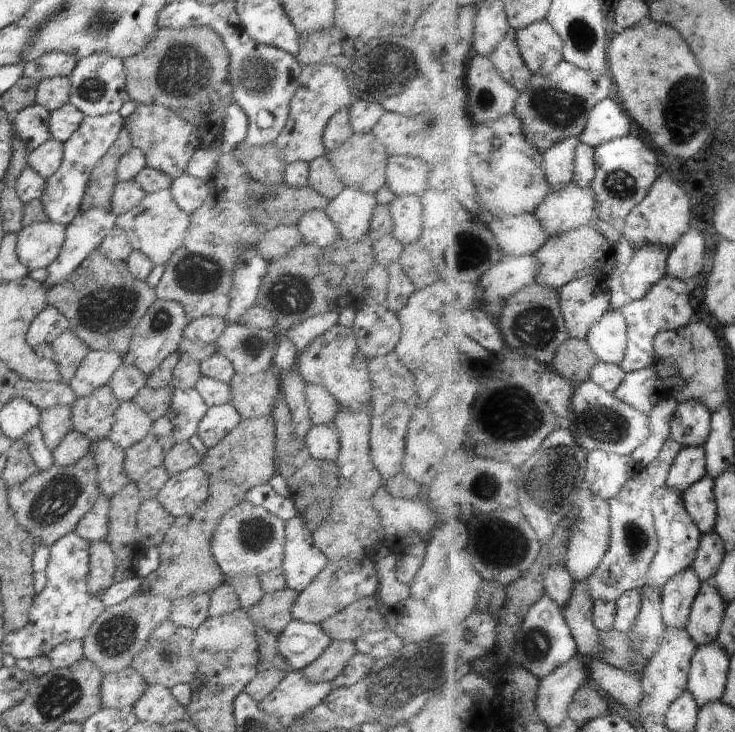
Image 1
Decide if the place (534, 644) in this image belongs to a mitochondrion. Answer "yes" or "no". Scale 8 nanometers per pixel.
yes

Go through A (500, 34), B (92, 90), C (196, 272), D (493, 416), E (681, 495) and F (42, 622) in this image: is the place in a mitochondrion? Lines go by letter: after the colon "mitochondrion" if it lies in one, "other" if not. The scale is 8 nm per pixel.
A: other
B: mitochondrion
C: mitochondrion
D: mitochondrion
E: other
F: other

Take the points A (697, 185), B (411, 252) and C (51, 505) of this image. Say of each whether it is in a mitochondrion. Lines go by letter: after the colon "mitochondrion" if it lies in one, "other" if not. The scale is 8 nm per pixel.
A: other
B: other
C: mitochondrion

